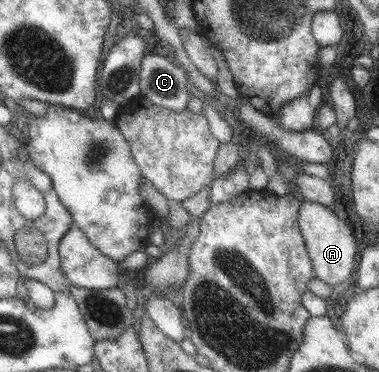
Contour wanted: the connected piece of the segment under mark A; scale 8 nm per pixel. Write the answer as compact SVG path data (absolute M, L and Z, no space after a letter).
M305 199L300 201L297 223L315 278L325 282L330 289L347 279L353 271L353 263L355 263L353 255L357 245L349 223L343 217L333 215L329 207Z

